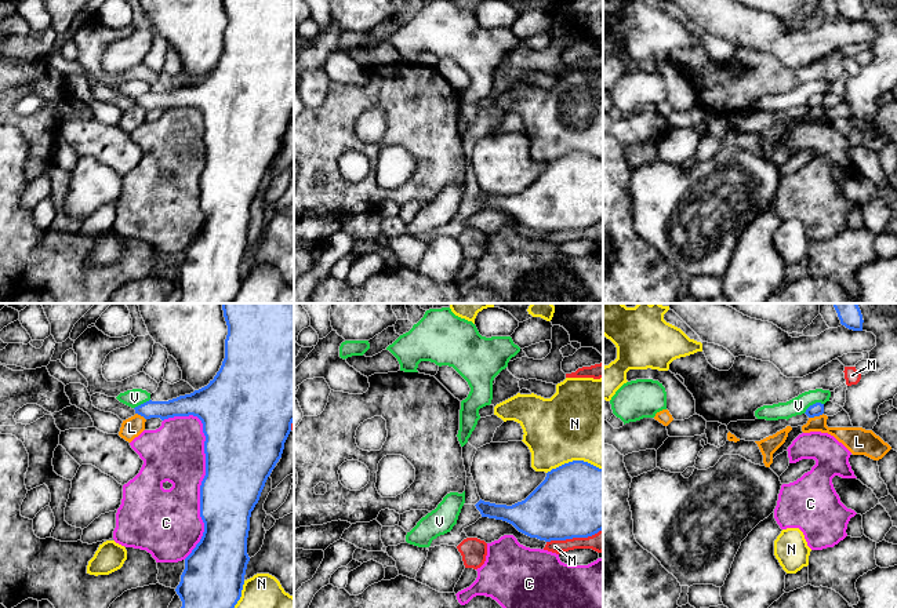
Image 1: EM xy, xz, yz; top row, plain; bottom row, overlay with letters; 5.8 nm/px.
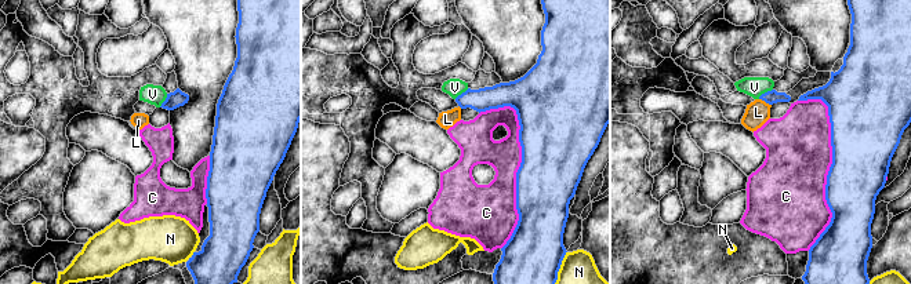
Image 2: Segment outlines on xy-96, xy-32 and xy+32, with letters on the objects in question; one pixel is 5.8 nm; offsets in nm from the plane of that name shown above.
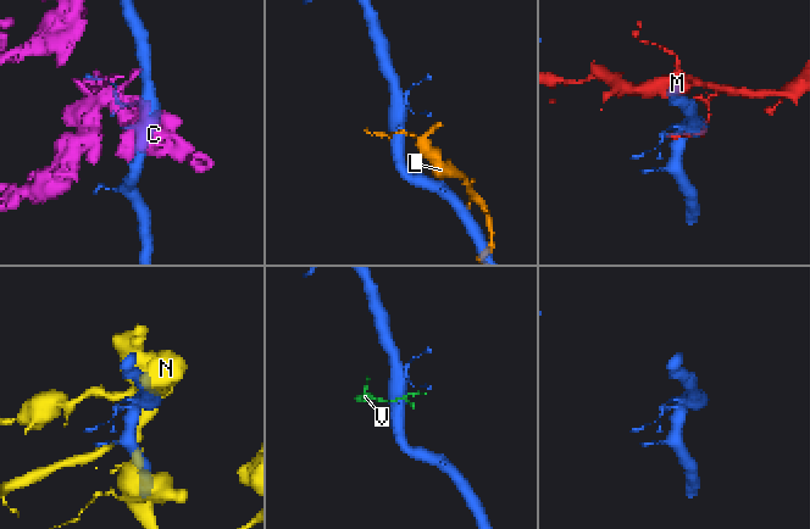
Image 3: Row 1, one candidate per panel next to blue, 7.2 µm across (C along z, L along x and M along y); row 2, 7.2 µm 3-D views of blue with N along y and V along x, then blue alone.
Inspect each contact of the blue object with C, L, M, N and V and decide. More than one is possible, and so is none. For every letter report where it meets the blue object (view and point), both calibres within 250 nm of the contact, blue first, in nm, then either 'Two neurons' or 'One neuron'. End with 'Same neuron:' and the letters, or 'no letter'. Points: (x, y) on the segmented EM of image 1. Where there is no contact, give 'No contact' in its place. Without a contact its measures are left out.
C: Touches blue at xy (200, 485). Thickness 380 nm (blue) against 340 nm. Two neurons
L: Touches blue at yz (816, 415). Thickness 80 nm (blue) against 130 nm. Two neurons
M: Touches blue at xz (574, 536). Thickness 440 nm (blue) against 120 nm. Two neurons
N: Touches blue at xz (574, 461). Thickness 440 nm (blue) against 480 nm. Two neurons
V: Touches blue at yz (813, 404). Thickness 80 nm (blue) against 110 nm. Two neurons
Same neuron: no letter

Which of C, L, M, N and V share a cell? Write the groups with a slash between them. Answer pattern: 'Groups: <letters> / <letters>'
Groups: C / L / M / N / V

